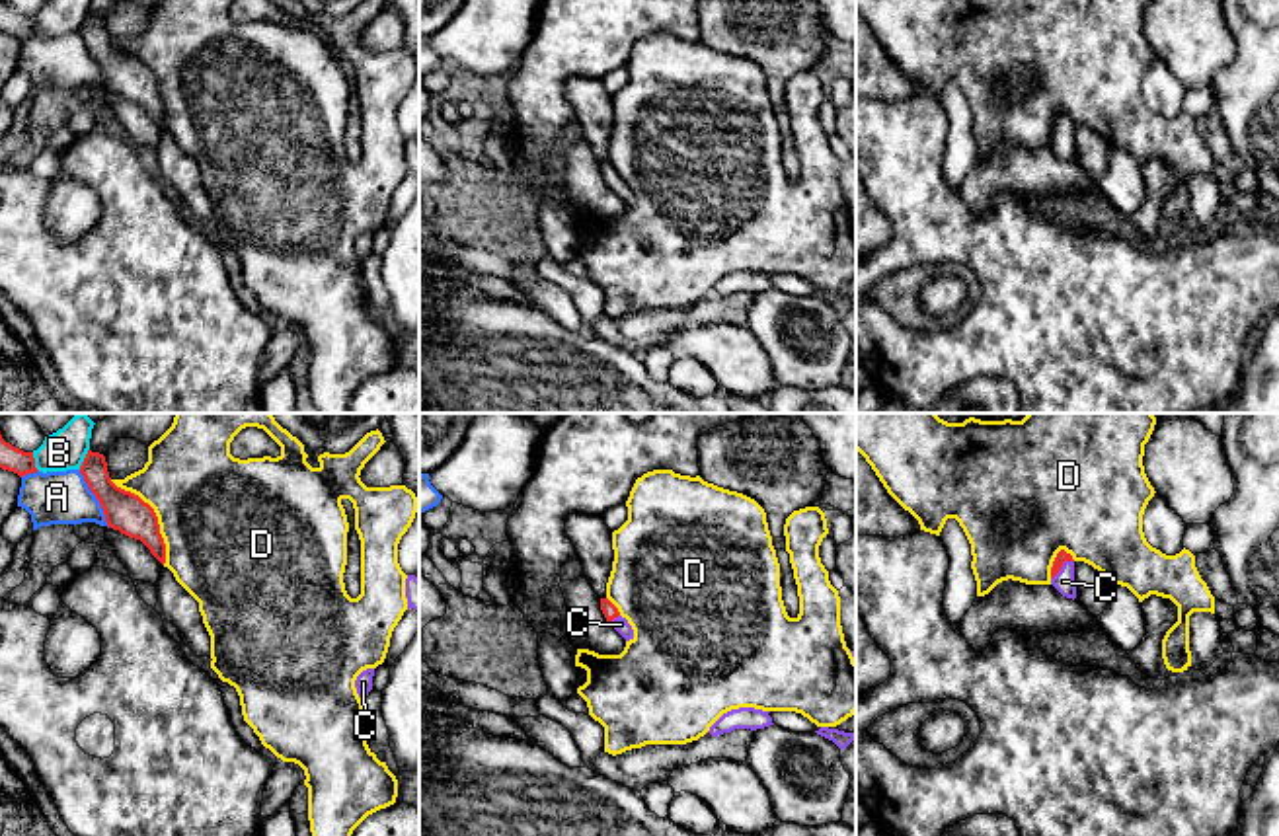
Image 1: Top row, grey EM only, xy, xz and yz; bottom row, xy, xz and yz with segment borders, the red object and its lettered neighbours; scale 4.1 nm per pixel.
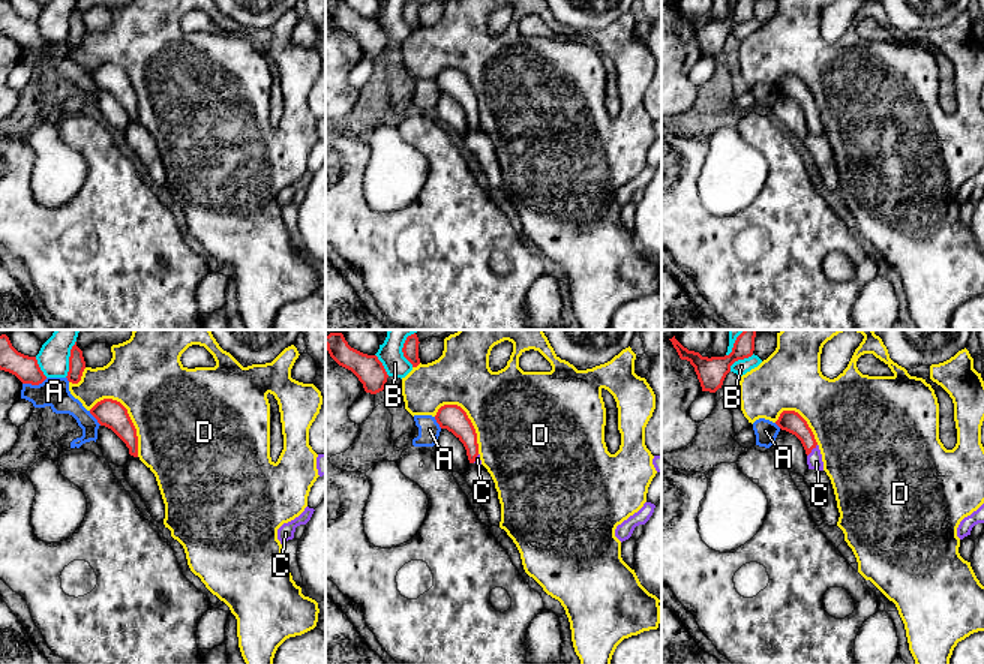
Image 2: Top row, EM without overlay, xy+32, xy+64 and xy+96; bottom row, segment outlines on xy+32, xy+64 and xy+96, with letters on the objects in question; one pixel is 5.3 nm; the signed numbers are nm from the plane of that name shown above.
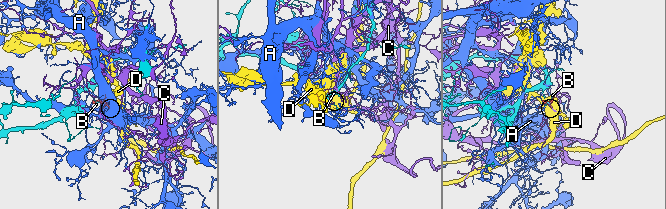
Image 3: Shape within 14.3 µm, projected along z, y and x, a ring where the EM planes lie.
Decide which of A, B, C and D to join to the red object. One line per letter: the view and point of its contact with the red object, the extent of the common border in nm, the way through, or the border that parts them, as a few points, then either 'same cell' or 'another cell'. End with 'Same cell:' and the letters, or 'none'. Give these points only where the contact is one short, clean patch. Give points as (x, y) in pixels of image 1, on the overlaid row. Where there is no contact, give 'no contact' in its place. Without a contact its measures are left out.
A: xy (96, 497) | 280 nm | another cell
B: xy (84, 458) | 100 nm | another cell
C: yz (1061, 566) | 130 nm | across yz (1061, 556), (1061, 566), (1063, 581) | same cell
D: xy (155, 515) | 420 nm | another cell
Same cell: C

